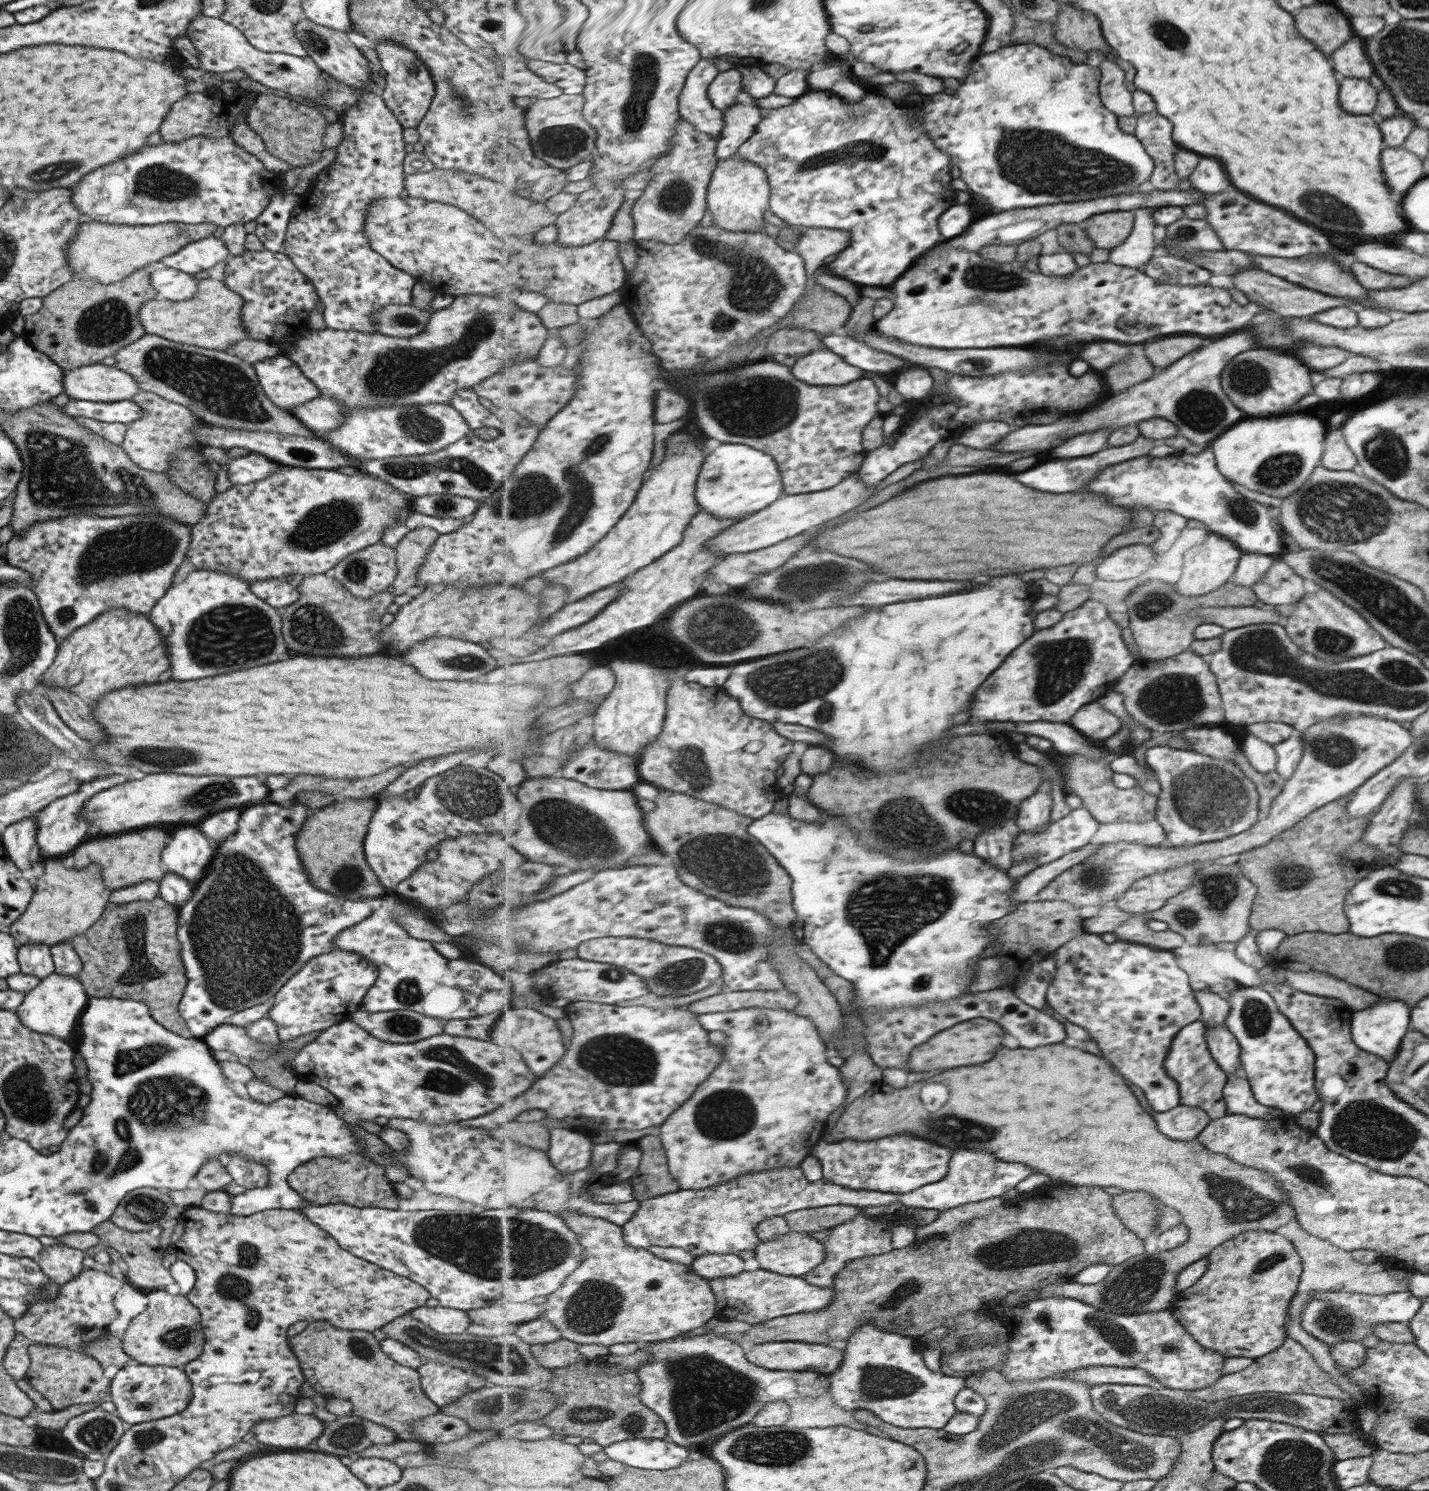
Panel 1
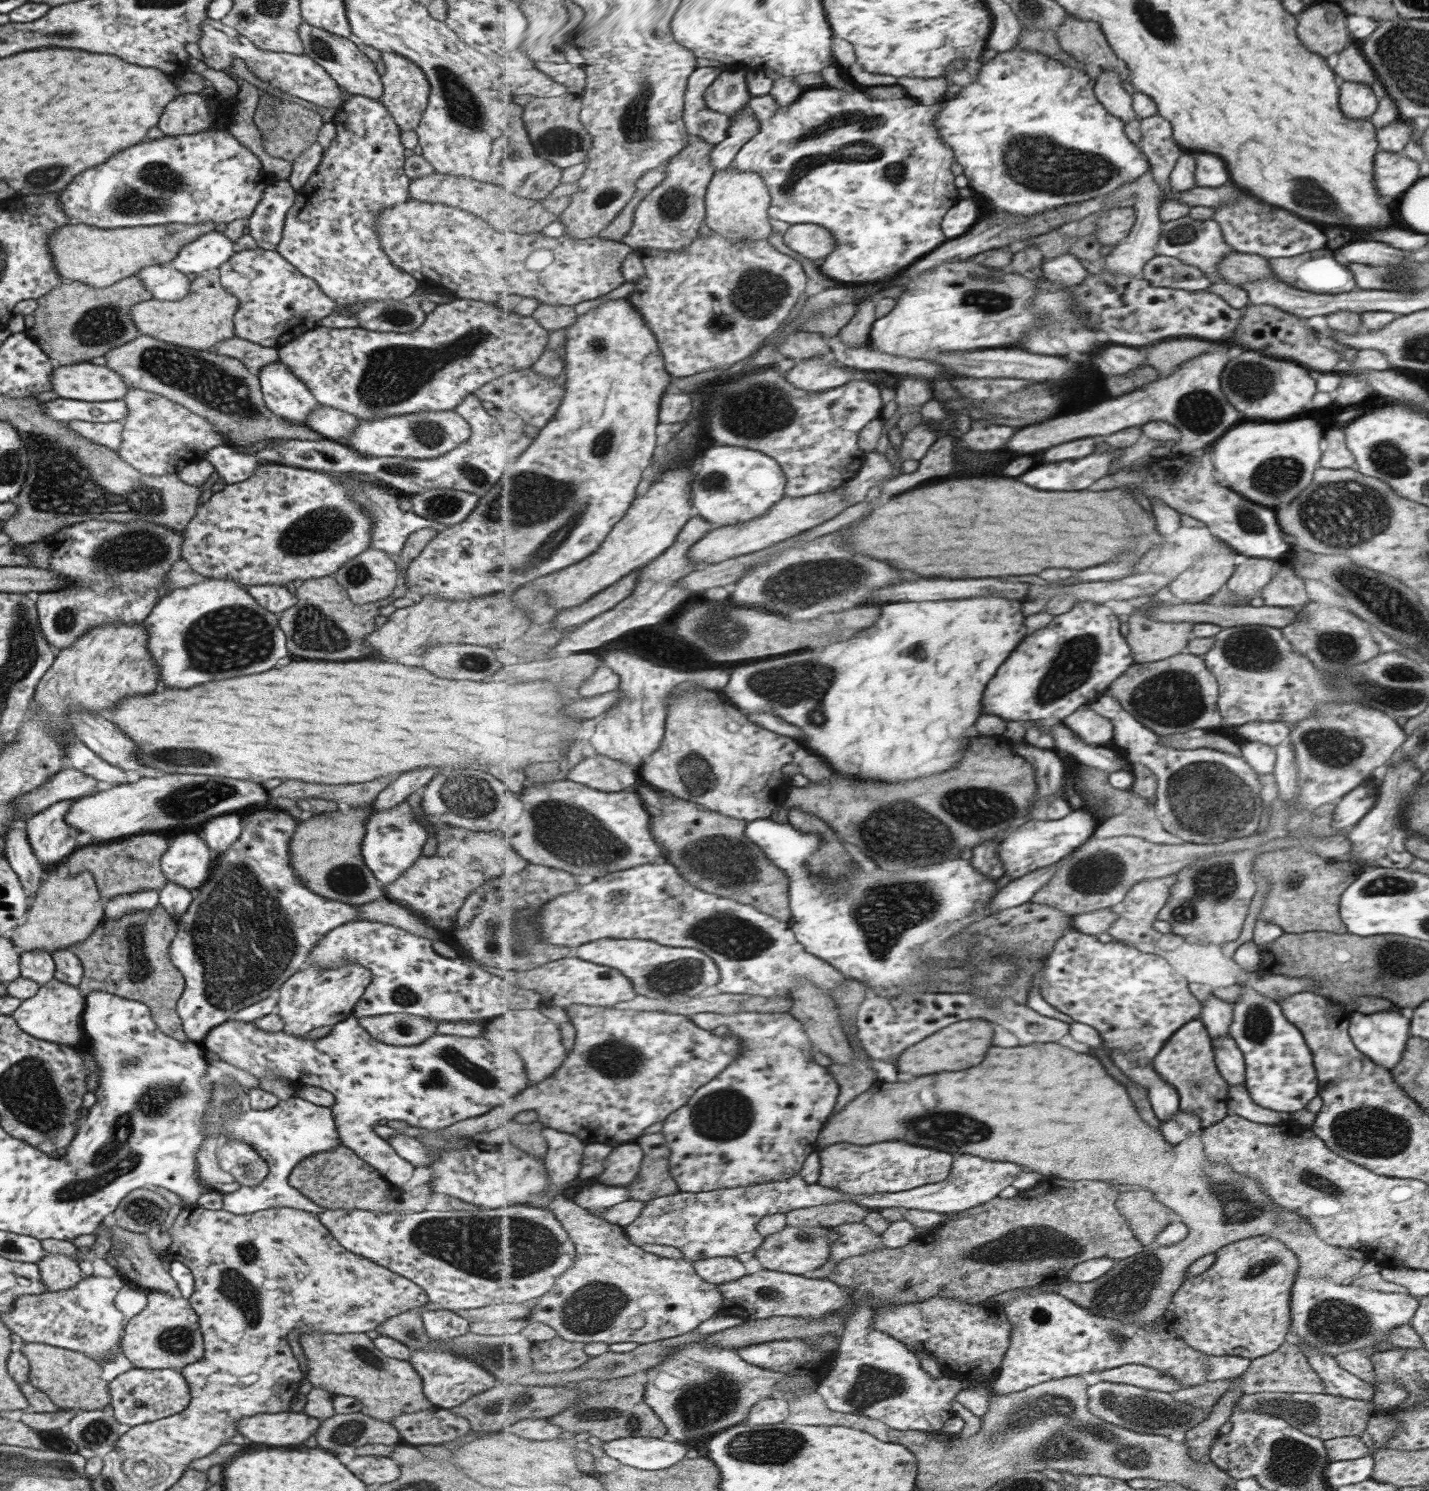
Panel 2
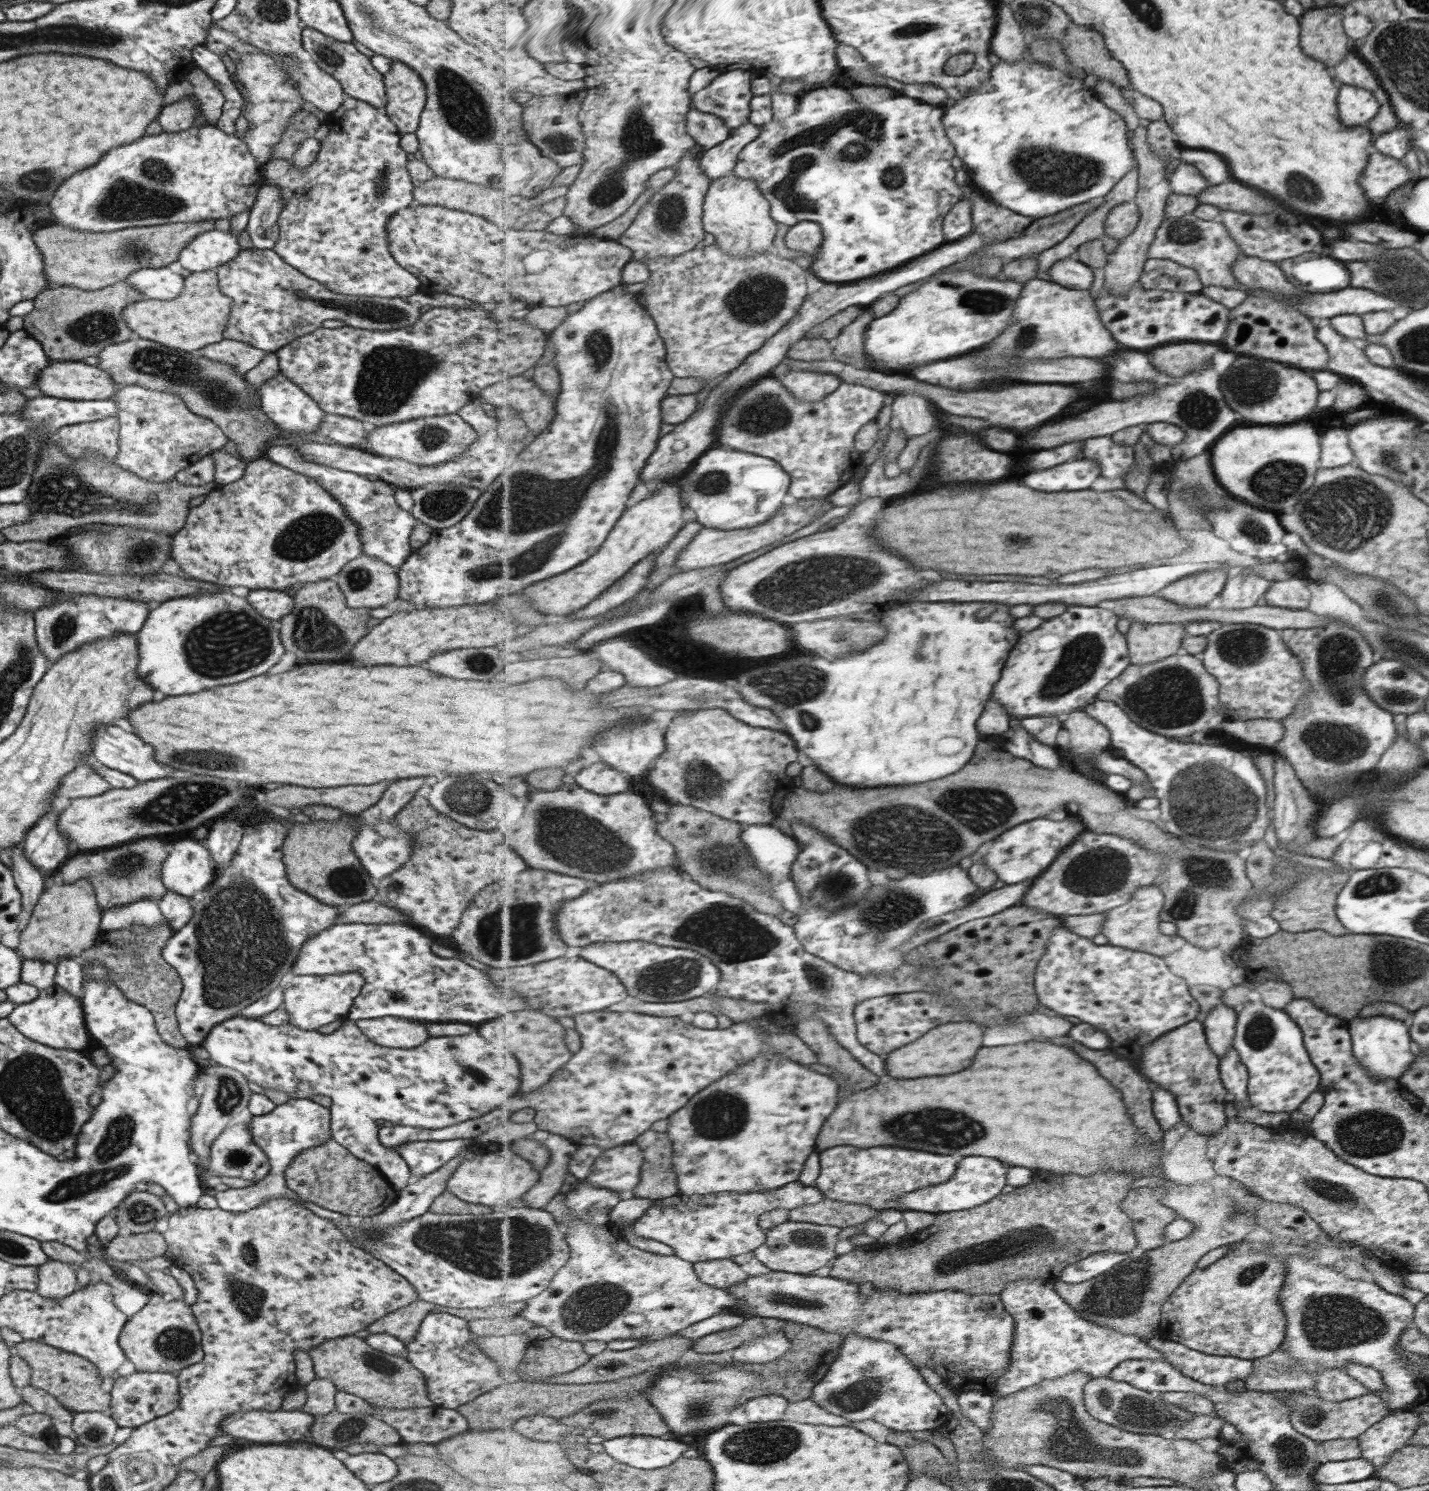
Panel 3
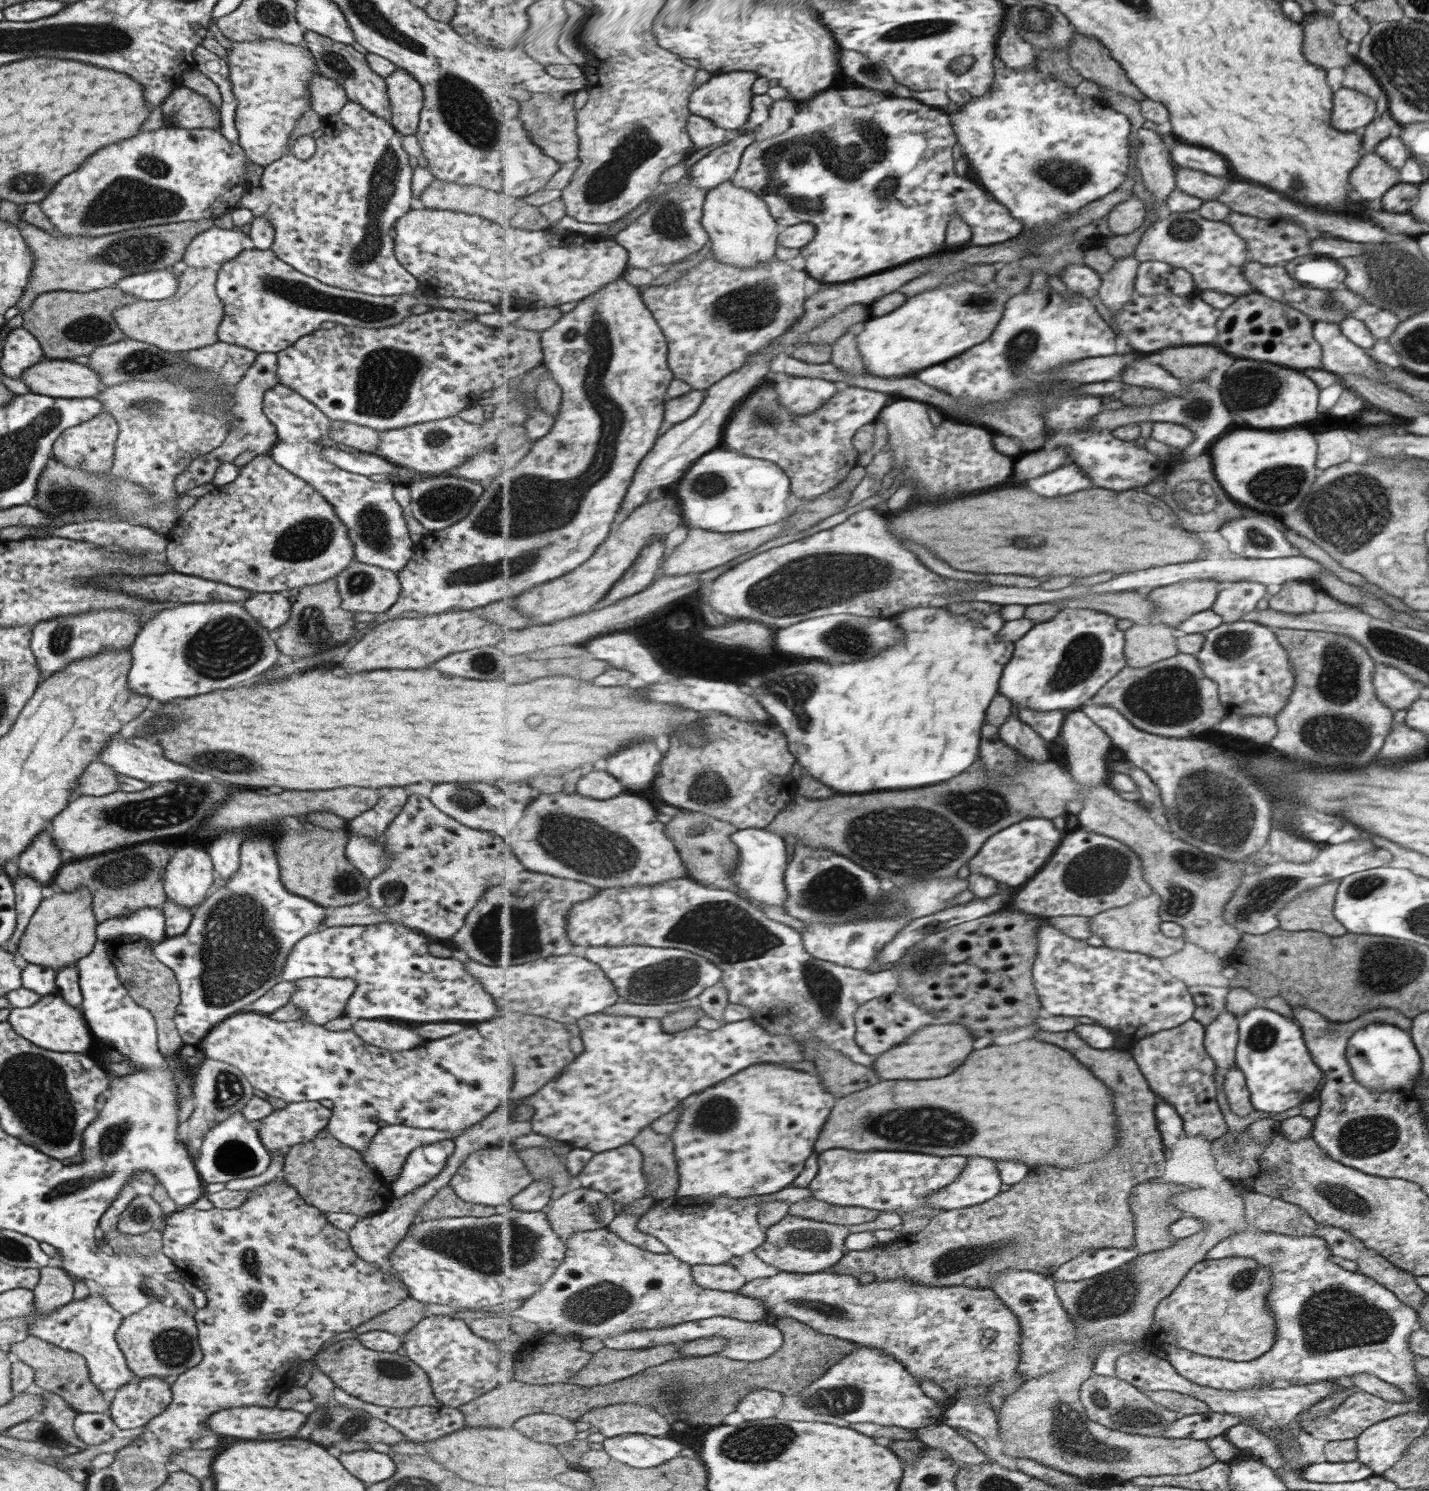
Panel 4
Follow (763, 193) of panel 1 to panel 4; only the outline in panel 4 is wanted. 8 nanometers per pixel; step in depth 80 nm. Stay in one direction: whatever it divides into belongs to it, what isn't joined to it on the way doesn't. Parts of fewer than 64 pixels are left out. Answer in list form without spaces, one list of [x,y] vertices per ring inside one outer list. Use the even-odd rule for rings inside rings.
[[[733,180],[727,181],[708,192],[704,206],[703,223],[710,234],[711,252],[721,262],[739,270],[749,270],[776,258],[782,227],[772,215],[768,203],[755,192],[737,186]]]

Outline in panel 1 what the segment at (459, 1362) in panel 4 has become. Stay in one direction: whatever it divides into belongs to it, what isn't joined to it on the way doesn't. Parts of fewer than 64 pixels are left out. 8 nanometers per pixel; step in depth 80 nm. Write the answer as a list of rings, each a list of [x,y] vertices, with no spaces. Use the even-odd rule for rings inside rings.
[[[435,1303],[418,1306],[405,1314],[427,1325],[436,1333],[459,1334],[472,1329],[465,1311],[442,1307]],[[422,1360],[417,1372],[421,1390],[438,1407],[449,1404],[469,1391],[489,1386],[486,1380],[463,1368]]]

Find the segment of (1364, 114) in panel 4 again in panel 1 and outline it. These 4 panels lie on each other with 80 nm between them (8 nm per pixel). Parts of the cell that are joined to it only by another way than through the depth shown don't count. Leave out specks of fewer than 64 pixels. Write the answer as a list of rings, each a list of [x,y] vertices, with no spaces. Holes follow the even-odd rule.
[[[1343,77],[1341,80],[1341,106],[1351,114],[1373,115],[1375,90],[1363,78]]]

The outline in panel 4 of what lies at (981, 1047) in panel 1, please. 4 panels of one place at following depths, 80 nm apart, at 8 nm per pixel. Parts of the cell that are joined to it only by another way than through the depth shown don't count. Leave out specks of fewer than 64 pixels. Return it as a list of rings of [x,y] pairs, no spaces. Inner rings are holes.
[[[951,1023],[932,1024],[912,1034],[908,1040],[898,1044],[879,1056],[875,1070],[885,1080],[925,1080],[925,1078],[943,1078],[955,1072],[969,1054],[973,1052],[975,1037],[967,1025]],[[947,1066],[947,1070],[945,1070]]]

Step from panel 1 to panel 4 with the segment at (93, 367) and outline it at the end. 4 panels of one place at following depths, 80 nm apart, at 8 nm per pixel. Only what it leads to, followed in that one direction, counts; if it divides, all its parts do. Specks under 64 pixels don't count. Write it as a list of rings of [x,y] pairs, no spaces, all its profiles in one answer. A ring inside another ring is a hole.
[[[44,358],[26,368],[20,380],[31,393],[51,398],[93,398],[105,387],[87,365],[59,359]]]

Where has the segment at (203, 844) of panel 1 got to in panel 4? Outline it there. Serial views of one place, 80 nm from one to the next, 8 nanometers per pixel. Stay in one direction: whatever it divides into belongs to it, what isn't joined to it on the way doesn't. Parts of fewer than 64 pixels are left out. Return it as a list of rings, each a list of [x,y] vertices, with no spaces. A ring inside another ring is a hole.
[[[181,846],[171,852],[162,878],[166,898],[190,909],[213,888],[213,867],[204,848]]]

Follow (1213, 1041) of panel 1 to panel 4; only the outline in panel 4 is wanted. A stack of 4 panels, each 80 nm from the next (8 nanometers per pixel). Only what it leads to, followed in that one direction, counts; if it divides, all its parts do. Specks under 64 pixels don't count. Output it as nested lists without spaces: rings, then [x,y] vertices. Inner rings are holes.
[[[1231,1065],[1223,1074],[1223,1092],[1227,1096],[1229,1110],[1235,1116],[1245,1117],[1254,1109],[1251,1107],[1244,1074],[1235,1065]]]

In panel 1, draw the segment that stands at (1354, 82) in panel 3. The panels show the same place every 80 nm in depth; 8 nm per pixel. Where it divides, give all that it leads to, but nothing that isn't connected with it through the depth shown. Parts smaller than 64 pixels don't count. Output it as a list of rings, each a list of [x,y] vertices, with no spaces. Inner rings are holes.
[[[1354,36],[1345,41],[1339,49],[1331,52],[1333,66],[1337,66],[1337,72],[1343,77],[1369,78],[1373,74],[1372,64],[1369,64],[1361,37]]]

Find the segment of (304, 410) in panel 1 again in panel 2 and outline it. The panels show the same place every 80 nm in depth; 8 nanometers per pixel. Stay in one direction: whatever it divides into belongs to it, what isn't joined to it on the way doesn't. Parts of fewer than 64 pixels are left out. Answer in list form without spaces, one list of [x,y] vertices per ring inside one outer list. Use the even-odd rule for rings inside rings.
[[[317,405],[306,418],[306,426],[320,434],[323,439],[338,442],[356,429],[358,419],[352,414],[333,410],[329,406]]]

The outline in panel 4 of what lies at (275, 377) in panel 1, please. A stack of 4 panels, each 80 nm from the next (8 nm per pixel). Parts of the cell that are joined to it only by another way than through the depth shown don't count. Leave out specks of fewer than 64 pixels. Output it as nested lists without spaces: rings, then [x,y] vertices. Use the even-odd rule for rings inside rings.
[[[279,382],[274,384],[263,393],[262,411],[267,420],[274,426],[276,434],[276,441],[273,446],[270,446],[267,454],[282,469],[288,470],[291,474],[310,484],[333,507],[337,518],[346,526],[347,536],[354,546],[353,560],[398,573],[405,566],[408,558],[413,556],[414,543],[408,535],[403,509],[393,498],[392,487],[394,483],[392,481],[374,482],[360,474],[341,470],[321,456],[320,448],[325,446],[316,442],[319,438],[328,438],[330,419],[294,390],[283,386]]]

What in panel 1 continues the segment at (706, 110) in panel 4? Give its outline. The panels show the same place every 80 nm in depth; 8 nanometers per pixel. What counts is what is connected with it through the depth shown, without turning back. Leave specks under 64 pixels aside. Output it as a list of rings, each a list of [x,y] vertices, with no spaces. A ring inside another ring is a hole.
[[[732,68],[721,71],[717,75],[717,78],[710,84],[708,97],[718,109],[724,111],[737,103],[737,96],[741,92],[743,92],[741,72],[738,68]]]

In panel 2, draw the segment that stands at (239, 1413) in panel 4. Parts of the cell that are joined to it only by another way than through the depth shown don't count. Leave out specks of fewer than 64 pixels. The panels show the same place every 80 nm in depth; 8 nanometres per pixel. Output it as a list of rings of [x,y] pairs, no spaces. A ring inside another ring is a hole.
[[[303,1412],[254,1414],[237,1421],[237,1432],[257,1444],[295,1446],[302,1444],[318,1429],[320,1420]]]

